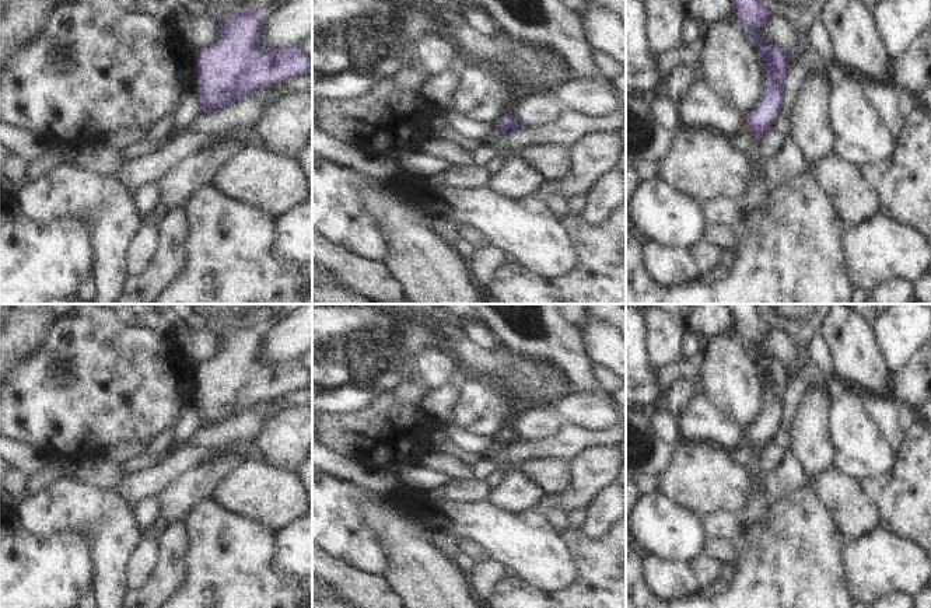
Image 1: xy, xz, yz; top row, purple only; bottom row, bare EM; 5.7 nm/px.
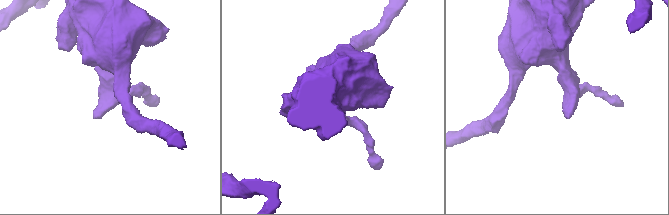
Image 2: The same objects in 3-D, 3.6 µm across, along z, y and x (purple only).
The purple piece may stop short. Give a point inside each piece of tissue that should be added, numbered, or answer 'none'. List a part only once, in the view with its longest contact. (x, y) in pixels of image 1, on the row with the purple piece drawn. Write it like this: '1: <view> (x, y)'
none

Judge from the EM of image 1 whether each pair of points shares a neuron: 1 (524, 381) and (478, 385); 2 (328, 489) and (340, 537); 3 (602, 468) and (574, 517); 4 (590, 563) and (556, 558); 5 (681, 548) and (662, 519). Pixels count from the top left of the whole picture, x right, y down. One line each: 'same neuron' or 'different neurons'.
1: different neurons
2: same neuron
3: different neurons
4: different neurons
5: same neuron

